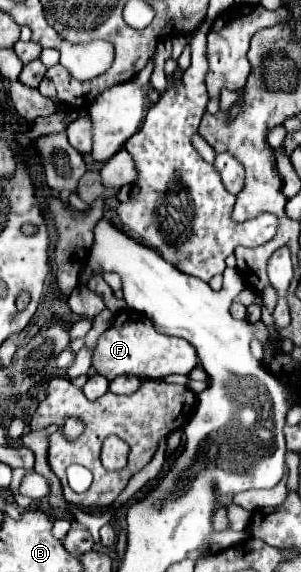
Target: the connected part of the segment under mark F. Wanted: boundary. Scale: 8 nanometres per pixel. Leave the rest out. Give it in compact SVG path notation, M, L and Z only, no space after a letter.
M123 310L115 314L111 326L99 336L99 344L93 354L93 368L109 380L121 374L135 374L147 380L163 380L169 374L189 374L195 366L197 352L187 340L159 334L151 320L135 310Z

